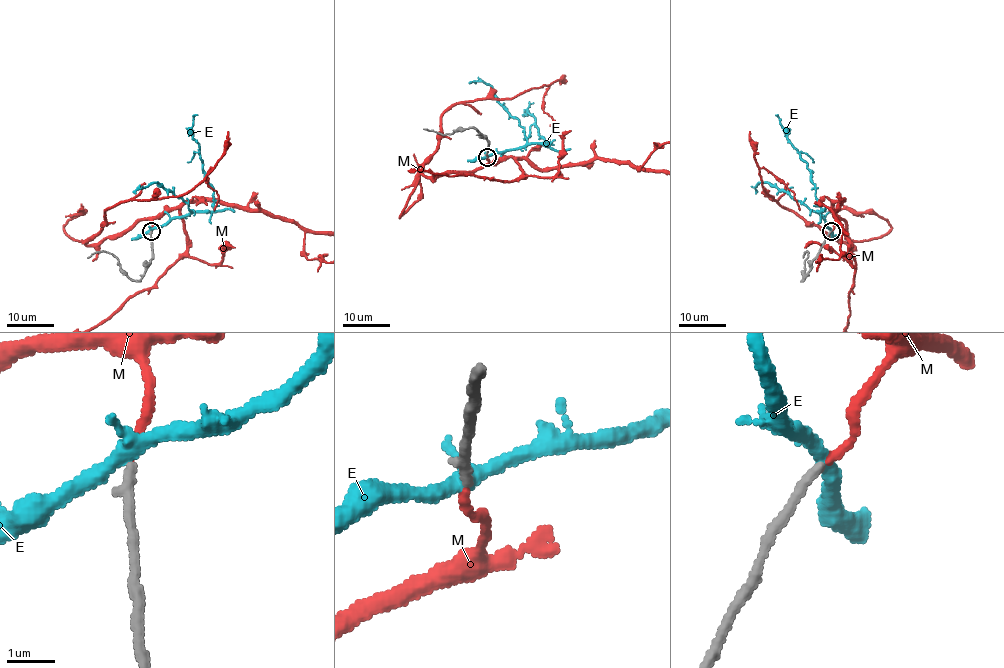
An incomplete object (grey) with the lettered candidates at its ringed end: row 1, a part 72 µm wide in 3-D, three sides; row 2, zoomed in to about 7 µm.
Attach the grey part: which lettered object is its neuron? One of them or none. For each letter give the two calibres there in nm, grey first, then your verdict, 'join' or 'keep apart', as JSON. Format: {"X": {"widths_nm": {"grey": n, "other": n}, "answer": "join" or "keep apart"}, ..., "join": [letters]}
{"E": {"widths_nm": {"grey": 200, "other": 320}, "answer": "keep apart"}, "M": {"widths_nm": {"grey": 190, "other": 160}, "answer": "join"}, "join": ["M"]}

